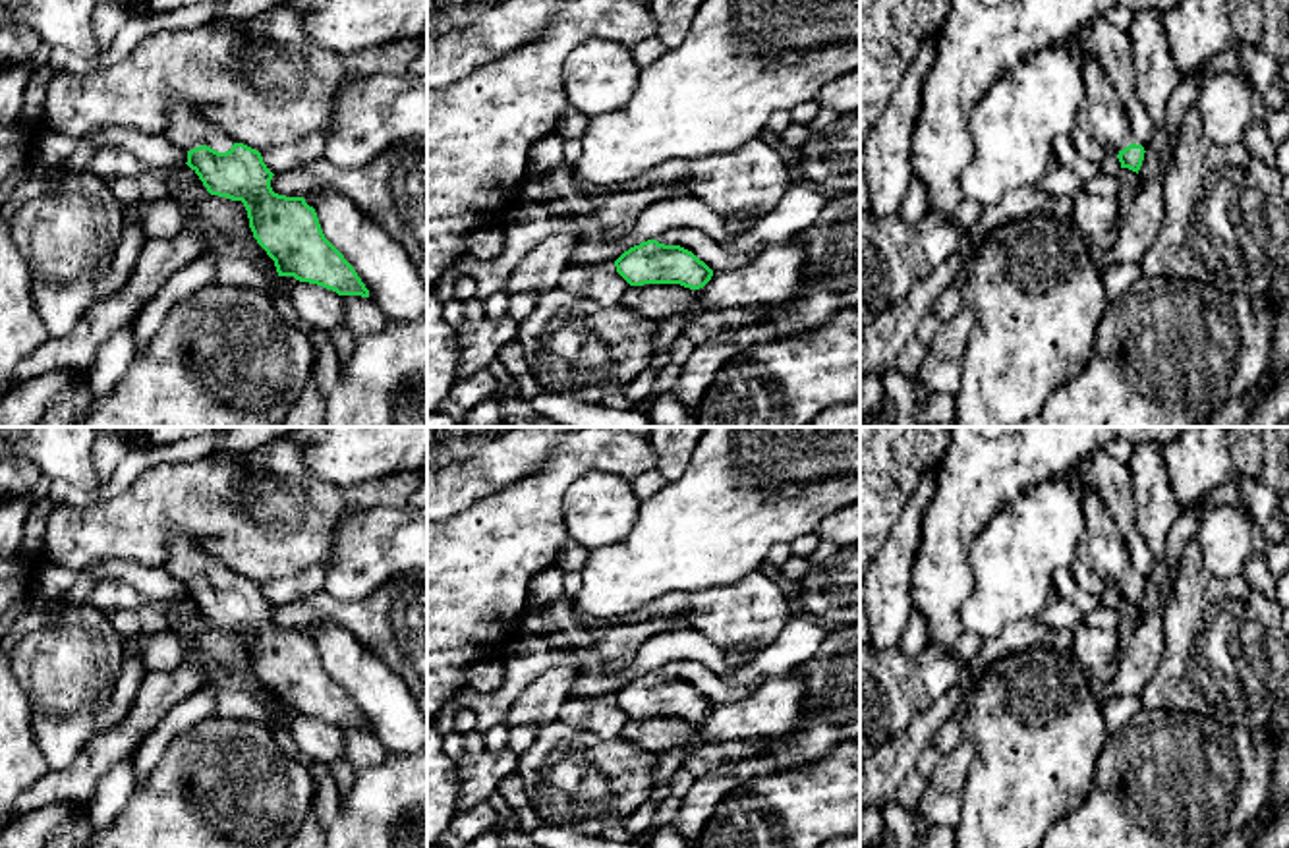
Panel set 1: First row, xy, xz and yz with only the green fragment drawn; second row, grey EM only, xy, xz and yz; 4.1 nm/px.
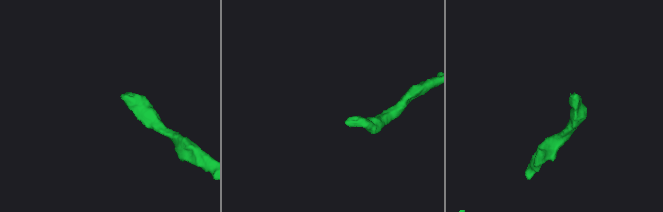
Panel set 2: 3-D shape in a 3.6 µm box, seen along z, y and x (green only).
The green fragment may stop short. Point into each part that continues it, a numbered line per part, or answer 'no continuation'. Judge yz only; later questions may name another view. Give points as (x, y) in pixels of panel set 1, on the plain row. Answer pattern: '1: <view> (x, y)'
1: yz (1102, 543)

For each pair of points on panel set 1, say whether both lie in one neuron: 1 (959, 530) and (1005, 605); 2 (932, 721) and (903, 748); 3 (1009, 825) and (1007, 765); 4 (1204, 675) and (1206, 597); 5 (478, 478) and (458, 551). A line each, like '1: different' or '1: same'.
1: different
2: same
3: same
4: same
5: different

